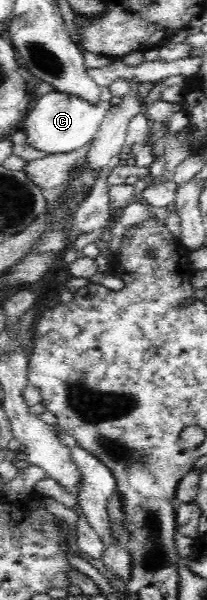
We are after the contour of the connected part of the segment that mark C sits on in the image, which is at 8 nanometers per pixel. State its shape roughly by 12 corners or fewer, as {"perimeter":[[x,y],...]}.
{"perimeter":[[54,88],[19,129],[49,155],[88,144],[109,101]]}

